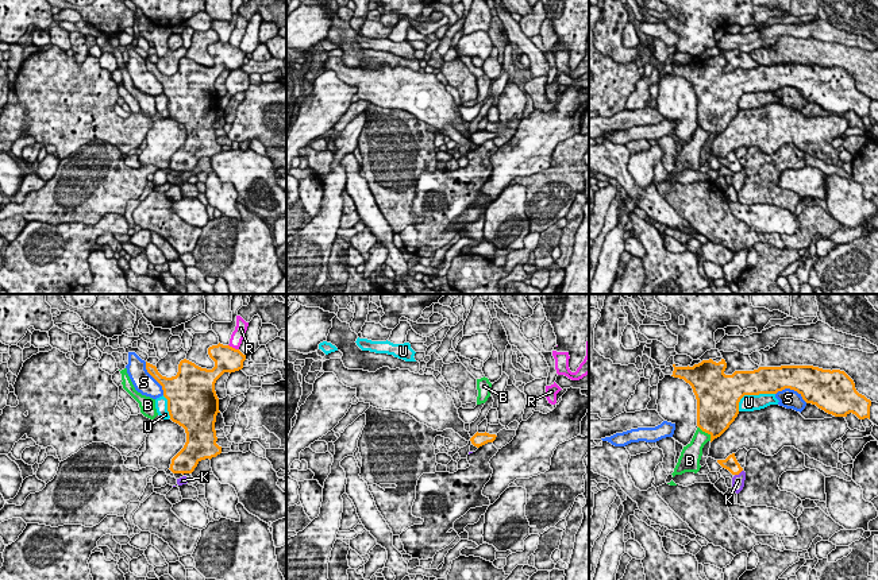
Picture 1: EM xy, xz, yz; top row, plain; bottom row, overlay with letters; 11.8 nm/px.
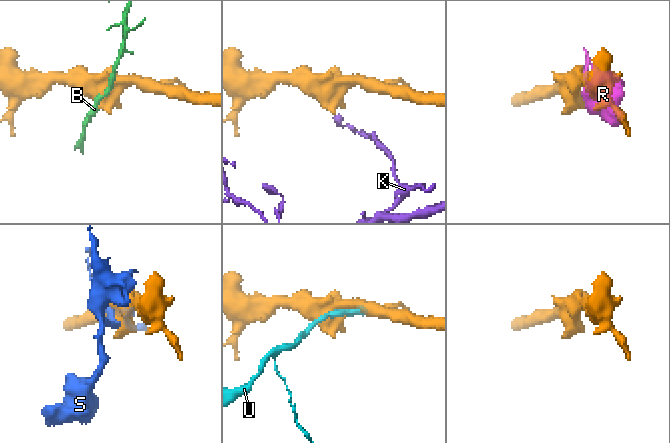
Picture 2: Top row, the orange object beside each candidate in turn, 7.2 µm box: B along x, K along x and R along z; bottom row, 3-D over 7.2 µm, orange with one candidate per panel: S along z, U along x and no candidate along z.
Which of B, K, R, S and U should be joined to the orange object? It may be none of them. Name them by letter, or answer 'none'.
none

